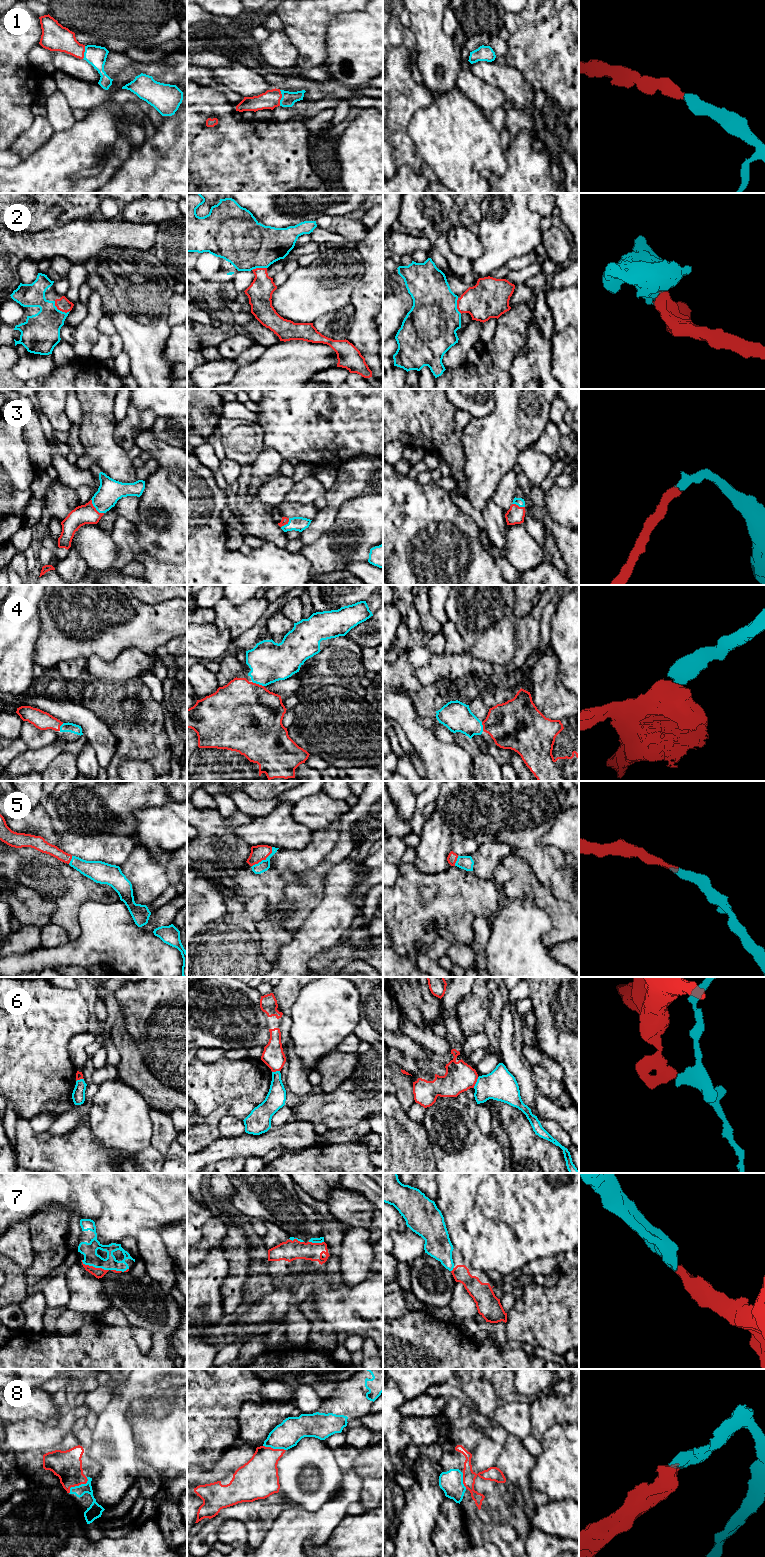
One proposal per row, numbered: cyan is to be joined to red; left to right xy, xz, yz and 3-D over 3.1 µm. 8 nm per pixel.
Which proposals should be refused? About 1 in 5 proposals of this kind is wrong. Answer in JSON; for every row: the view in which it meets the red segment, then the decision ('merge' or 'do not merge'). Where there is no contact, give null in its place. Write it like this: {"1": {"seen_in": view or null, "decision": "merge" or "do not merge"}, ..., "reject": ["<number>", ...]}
{"1": {"seen_in": "xz", "decision": "merge"}, "2": {"seen_in": "xy", "decision": "merge"}, "3": {"seen_in": "xy", "decision": "merge"}, "4": {"seen_in": "xz", "decision": "merge"}, "5": {"seen_in": "xz", "decision": "merge"}, "6": {"seen_in": "yz", "decision": "do not merge"}, "7": {"seen_in": "xy", "decision": "merge"}, "8": {"seen_in": "xy", "decision": "merge"}, "reject": ["6"]}

